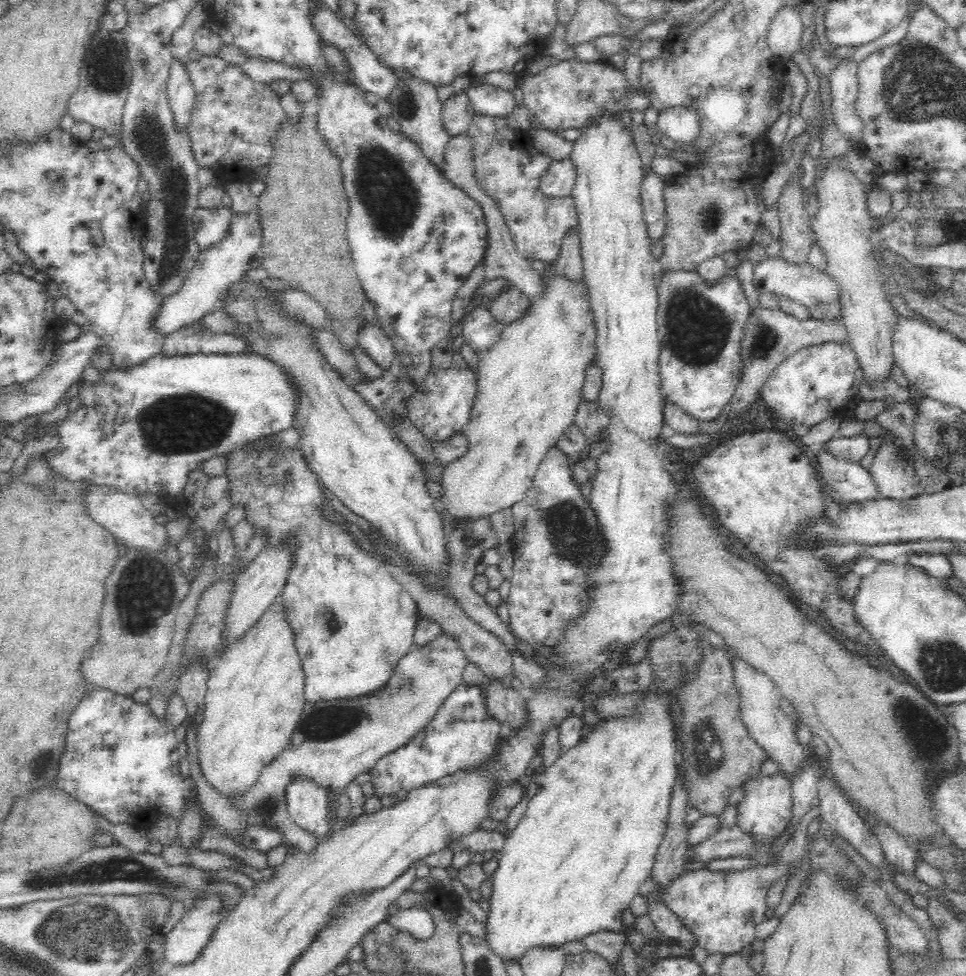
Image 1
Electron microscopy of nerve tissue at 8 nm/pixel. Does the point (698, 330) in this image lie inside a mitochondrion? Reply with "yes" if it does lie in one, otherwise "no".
yes

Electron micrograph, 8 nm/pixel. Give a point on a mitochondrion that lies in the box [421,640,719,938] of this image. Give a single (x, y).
(453, 720)

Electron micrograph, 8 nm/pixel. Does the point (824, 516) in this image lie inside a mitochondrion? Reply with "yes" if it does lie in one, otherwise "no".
no

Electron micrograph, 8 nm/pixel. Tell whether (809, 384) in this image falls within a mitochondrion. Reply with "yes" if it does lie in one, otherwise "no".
no

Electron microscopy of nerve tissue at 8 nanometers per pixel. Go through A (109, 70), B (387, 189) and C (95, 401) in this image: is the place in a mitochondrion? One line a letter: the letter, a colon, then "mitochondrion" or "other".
A: mitochondrion
B: mitochondrion
C: other

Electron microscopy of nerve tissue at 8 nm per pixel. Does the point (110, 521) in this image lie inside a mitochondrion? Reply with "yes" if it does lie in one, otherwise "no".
no

